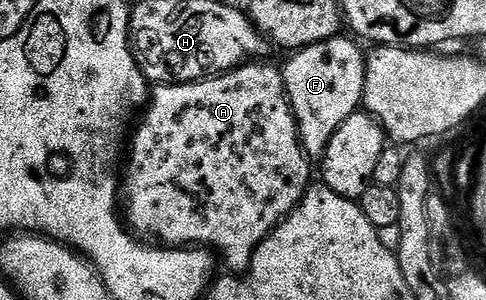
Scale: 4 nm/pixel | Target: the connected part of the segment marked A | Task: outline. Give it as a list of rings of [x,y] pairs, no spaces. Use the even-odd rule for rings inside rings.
[[[252,61],[249,62],[247,65],[238,67],[236,68],[235,71],[227,71],[223,75],[217,75],[215,77],[209,77],[201,82],[198,83],[179,83],[177,85],[160,85],[155,88],[151,92],[150,95],[150,102],[147,104],[146,107],[146,112],[148,113],[145,115],[144,120],[143,117],[139,120],[140,123],[140,128],[139,123],[138,126],[135,128],[136,131],[136,136],[135,131],[134,134],[131,136],[130,139],[130,147],[132,143],[132,152],[129,153],[127,152],[126,155],[126,163],[128,159],[128,176],[125,177],[123,176],[122,179],[122,207],[124,210],[124,207],[126,210],[128,210],[128,219],[126,215],[126,223],[129,228],[141,240],[144,241],[159,241],[161,244],[174,247],[177,249],[188,249],[188,248],[196,248],[196,249],[211,249],[219,258],[222,260],[224,258],[224,263],[226,266],[229,267],[230,270],[229,272],[232,273],[243,273],[247,271],[248,267],[252,263],[252,255],[256,251],[256,247],[262,242],[262,240],[271,233],[271,231],[275,227],[279,227],[281,223],[284,222],[285,219],[288,218],[288,214],[294,210],[300,202],[304,199],[305,193],[308,191],[308,188],[312,186],[314,182],[314,176],[312,176],[312,167],[314,167],[313,160],[308,158],[308,155],[304,152],[304,147],[300,143],[300,129],[298,125],[296,124],[296,117],[294,113],[292,112],[292,105],[290,101],[288,100],[288,90],[286,89],[286,85],[284,84],[284,73],[283,70],[279,66],[276,67],[267,67],[267,62],[264,61]]]

